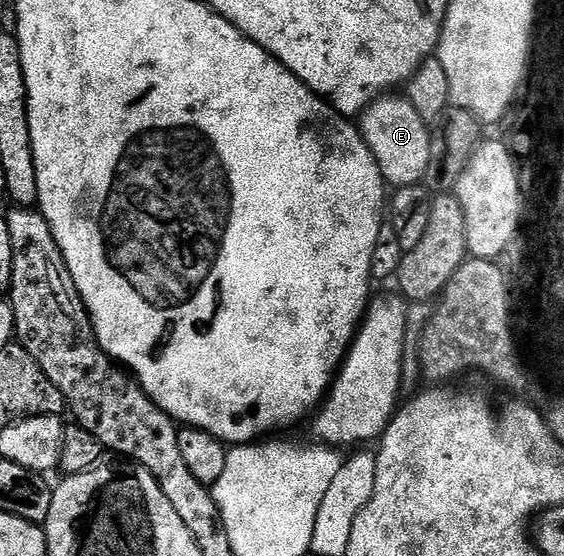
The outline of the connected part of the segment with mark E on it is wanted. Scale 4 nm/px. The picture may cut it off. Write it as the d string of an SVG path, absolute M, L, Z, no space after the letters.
M383 95L379 97L378 100L373 101L372 104L360 114L360 128L362 138L368 143L368 147L380 167L382 177L386 180L387 186L405 187L426 181L426 172L430 170L430 162L432 160L432 149L430 153L431 126L422 118L420 111L416 111L416 107L412 107L412 103L407 101L405 96Z

